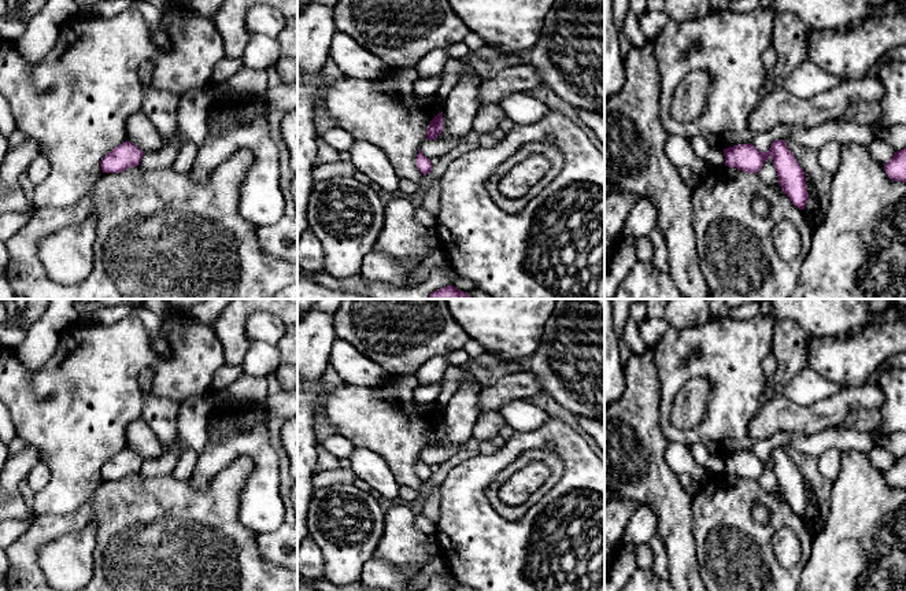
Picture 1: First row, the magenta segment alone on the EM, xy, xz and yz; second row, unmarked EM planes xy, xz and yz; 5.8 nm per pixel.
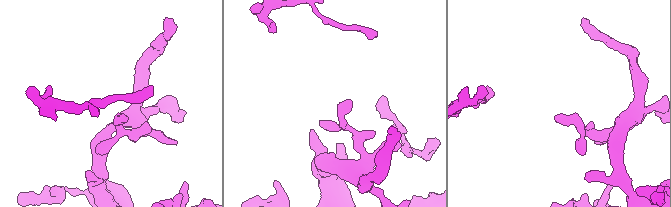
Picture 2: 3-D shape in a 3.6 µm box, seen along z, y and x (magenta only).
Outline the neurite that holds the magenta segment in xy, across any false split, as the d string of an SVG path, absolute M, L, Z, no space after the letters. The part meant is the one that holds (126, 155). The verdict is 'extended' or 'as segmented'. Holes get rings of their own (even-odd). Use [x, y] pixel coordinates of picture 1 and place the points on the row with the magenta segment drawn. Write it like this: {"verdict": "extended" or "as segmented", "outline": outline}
{"verdict": "as segmented", "outline": "M123 141L110 151L100 162L103 173L119 173L140 165L144 152L133 143Z"}

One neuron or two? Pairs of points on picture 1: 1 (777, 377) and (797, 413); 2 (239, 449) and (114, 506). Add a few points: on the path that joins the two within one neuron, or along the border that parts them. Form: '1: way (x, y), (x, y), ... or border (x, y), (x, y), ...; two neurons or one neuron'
1: border (780, 394), (769, 402); two neurons
2: border (221, 469), (200, 490), (189, 480); two neurons

